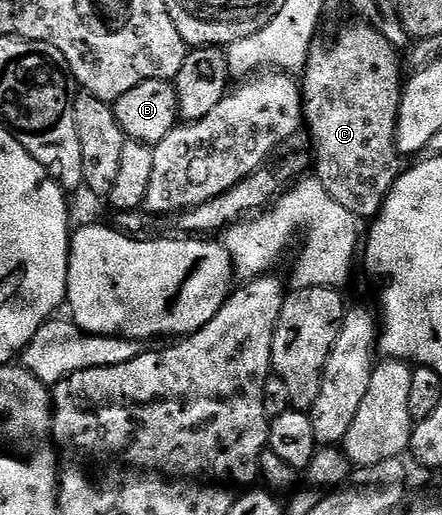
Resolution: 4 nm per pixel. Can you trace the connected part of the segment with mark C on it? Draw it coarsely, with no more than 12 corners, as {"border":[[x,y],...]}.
{"border":[[354,20],[300,74],[316,176],[360,220],[404,169],[399,51]]}

